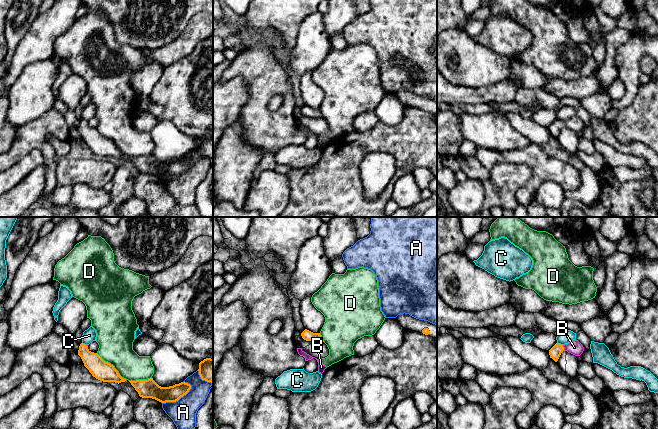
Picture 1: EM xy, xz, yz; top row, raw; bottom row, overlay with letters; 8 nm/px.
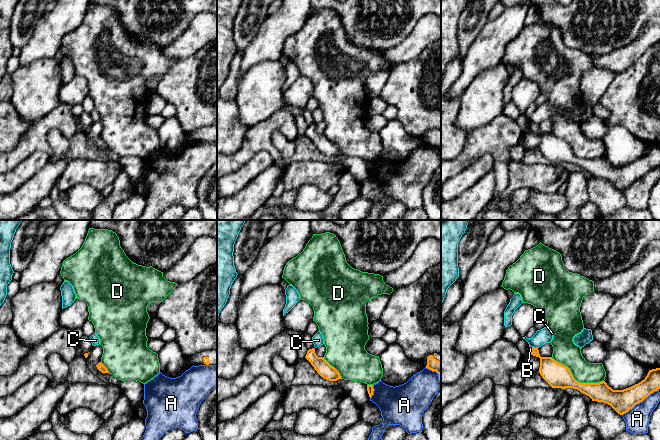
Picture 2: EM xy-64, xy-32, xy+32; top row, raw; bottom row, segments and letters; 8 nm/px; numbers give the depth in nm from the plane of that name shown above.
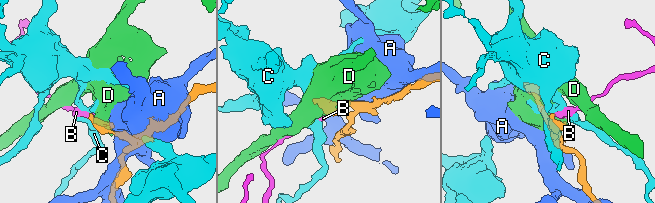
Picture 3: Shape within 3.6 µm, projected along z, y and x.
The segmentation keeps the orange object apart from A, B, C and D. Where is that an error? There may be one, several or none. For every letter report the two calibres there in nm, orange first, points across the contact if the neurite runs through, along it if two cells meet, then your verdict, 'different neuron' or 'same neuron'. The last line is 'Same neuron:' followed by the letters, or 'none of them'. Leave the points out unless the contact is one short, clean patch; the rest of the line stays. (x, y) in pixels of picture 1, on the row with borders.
A: calibres 150 and 200 nm; different neuron
B: calibres 90 and 110 nm; way yz (555, 352), (563, 348), (574, 347); same neuron
C: calibres 90 and 110 nm; different neuron
D: calibres 160 and 300 nm; different neuron
Same neuron: B

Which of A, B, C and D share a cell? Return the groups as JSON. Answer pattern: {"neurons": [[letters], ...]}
{"neurons": [["A"], ["B"], ["C"], ["D"]]}

